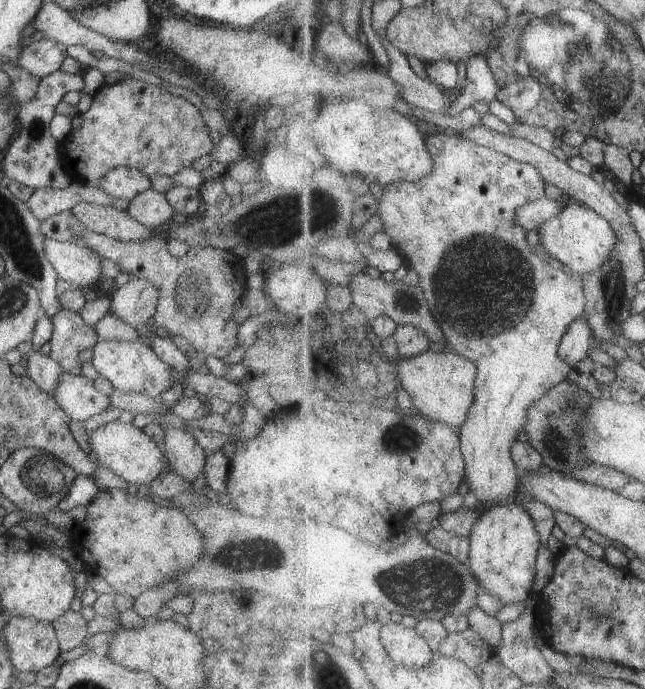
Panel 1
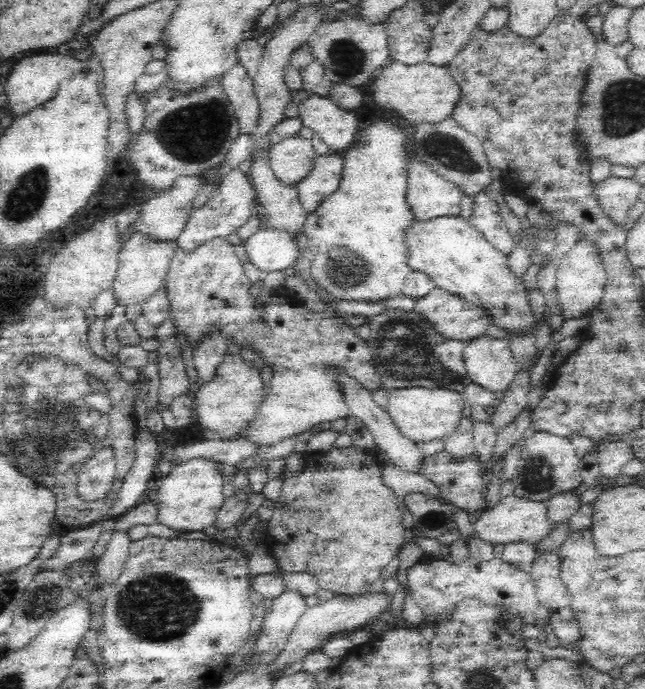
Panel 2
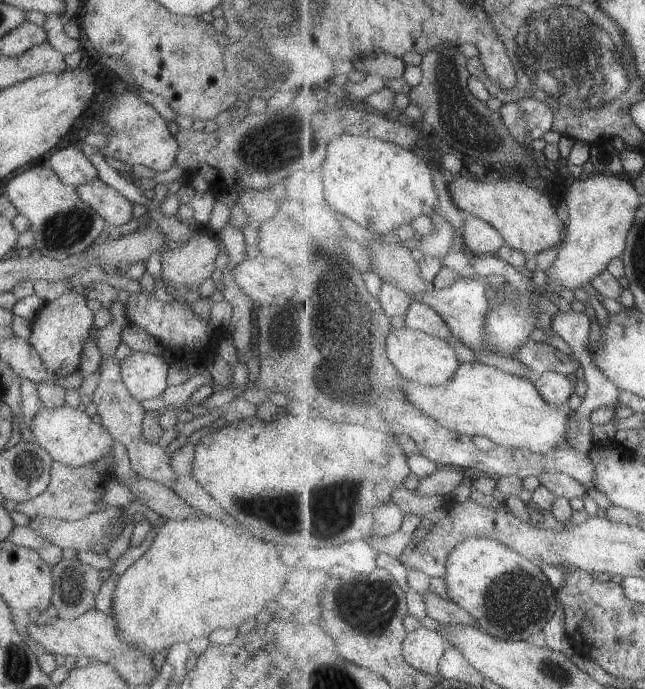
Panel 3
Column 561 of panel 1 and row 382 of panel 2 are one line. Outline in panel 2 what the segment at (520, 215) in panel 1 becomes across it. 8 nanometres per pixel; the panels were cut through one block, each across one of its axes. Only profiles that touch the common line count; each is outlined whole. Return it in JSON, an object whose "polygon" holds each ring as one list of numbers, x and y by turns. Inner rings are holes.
{"polygon":[[212,331,193,352,193,363,201,384,212,382,216,369,227,355,228,342,220,331]]}

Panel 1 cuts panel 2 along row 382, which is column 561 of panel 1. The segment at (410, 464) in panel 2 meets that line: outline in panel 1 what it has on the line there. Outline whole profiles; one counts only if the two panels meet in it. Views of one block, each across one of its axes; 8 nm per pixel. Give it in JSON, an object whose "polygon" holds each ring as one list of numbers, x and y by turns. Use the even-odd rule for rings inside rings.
{"polygon":[[579,318,568,331,560,344,560,357,572,367,577,366,581,360,585,360,592,347,594,332,591,324,587,324,583,318]]}

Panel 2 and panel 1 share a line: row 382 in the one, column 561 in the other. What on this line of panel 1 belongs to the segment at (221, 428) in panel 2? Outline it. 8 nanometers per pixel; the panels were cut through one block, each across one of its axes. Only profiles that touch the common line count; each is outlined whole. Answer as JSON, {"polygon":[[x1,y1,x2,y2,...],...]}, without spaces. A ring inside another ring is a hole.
{"polygon":[[568,199,565,202,565,206,547,222,544,222,537,230,539,232,540,240,542,241,542,251,547,255,556,258,564,268,572,272,575,275,584,276,588,272,593,272,597,270,603,262,605,262,610,257,610,252,613,247,618,243,617,233,614,231,612,224,605,218,601,216,596,210,589,208,587,205,575,202]]}

